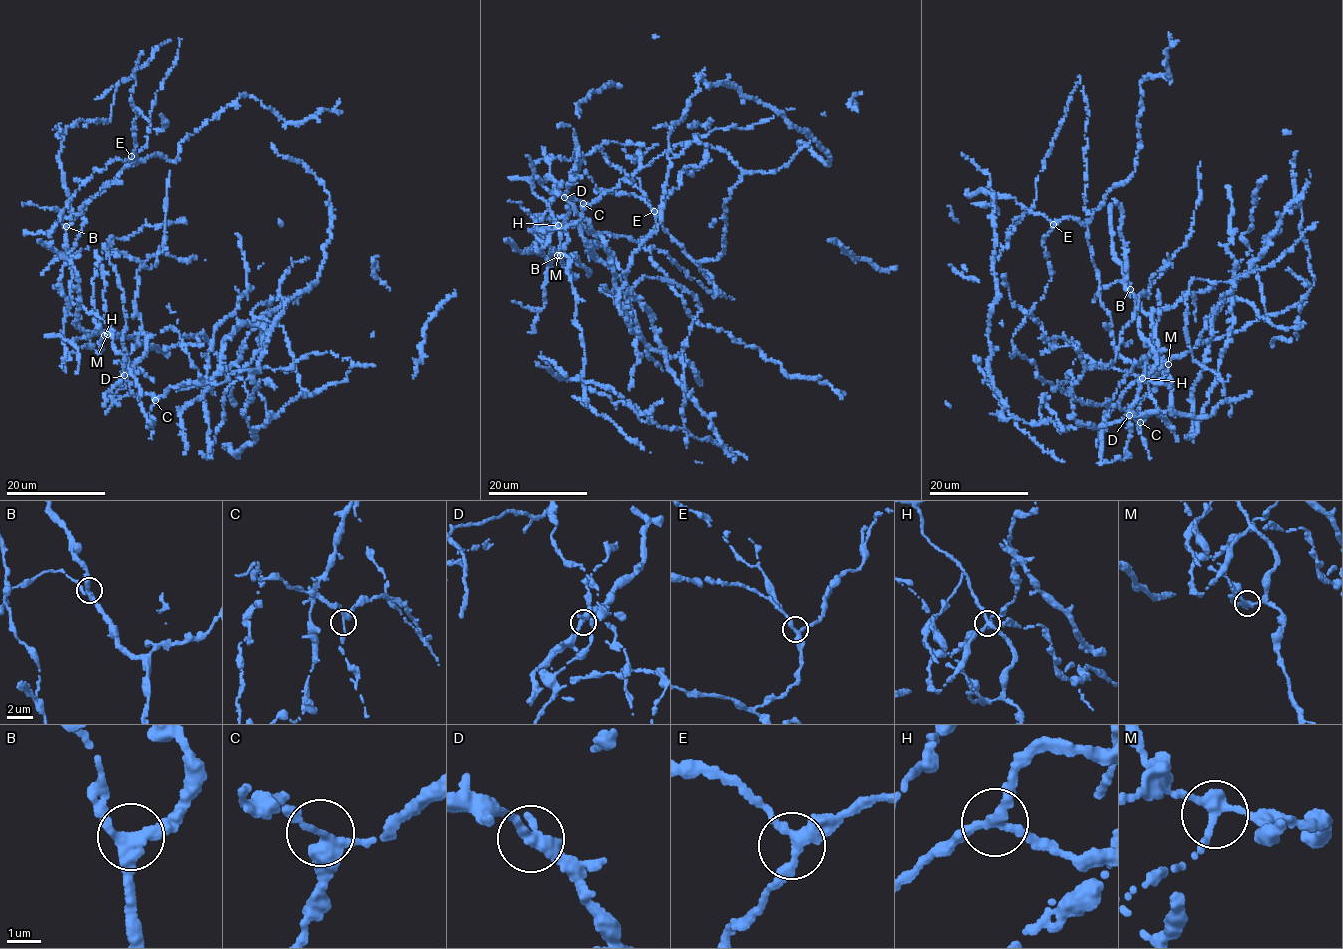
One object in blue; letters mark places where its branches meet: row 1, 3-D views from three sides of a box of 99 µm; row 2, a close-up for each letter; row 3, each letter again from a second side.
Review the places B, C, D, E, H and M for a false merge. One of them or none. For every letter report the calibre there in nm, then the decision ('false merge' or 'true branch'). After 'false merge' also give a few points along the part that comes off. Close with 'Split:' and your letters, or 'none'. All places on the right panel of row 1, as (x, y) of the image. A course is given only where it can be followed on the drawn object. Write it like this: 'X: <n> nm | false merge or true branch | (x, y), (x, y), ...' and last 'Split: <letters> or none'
B: 320 nm | true branch
C: 280 nm | true branch
D: 280 nm | true branch
E: 300 nm | true branch
H: 260 nm | true branch
M: 280 nm | false merge | (1168, 364), (1157, 387), (1146, 393), (1139, 404), (1135, 417), (1137, 430)
Split: M

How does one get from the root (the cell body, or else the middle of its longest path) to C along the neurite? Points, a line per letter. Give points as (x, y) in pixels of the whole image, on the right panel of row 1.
C: (1077, 401), (1096, 405), (1108, 399), (1108, 406), (1134, 413), (1140, 422)

